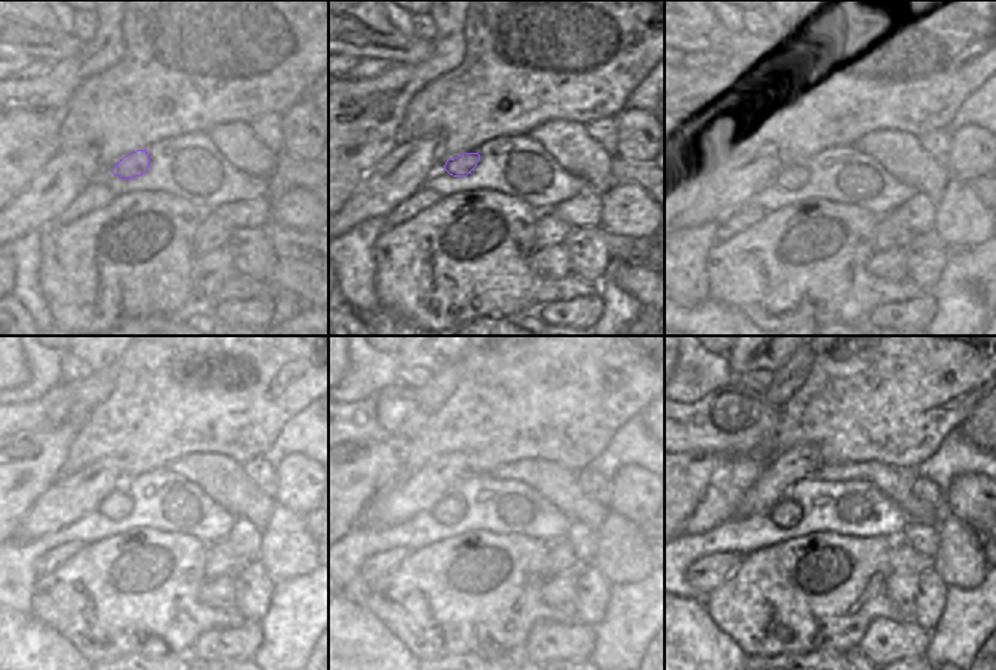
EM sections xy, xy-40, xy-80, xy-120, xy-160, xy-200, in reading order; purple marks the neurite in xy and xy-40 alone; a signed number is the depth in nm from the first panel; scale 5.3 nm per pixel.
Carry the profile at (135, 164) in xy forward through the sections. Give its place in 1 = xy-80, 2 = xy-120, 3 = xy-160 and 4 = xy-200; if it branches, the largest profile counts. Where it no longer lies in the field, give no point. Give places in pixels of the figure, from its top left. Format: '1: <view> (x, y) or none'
1: xy-80 (792, 173)
2: xy-120 (117, 505)
3: xy-160 (450, 510)
4: xy-200 (785, 513)

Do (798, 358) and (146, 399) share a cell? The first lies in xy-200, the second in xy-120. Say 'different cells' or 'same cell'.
different cells

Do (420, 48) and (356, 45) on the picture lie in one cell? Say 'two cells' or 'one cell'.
one cell

